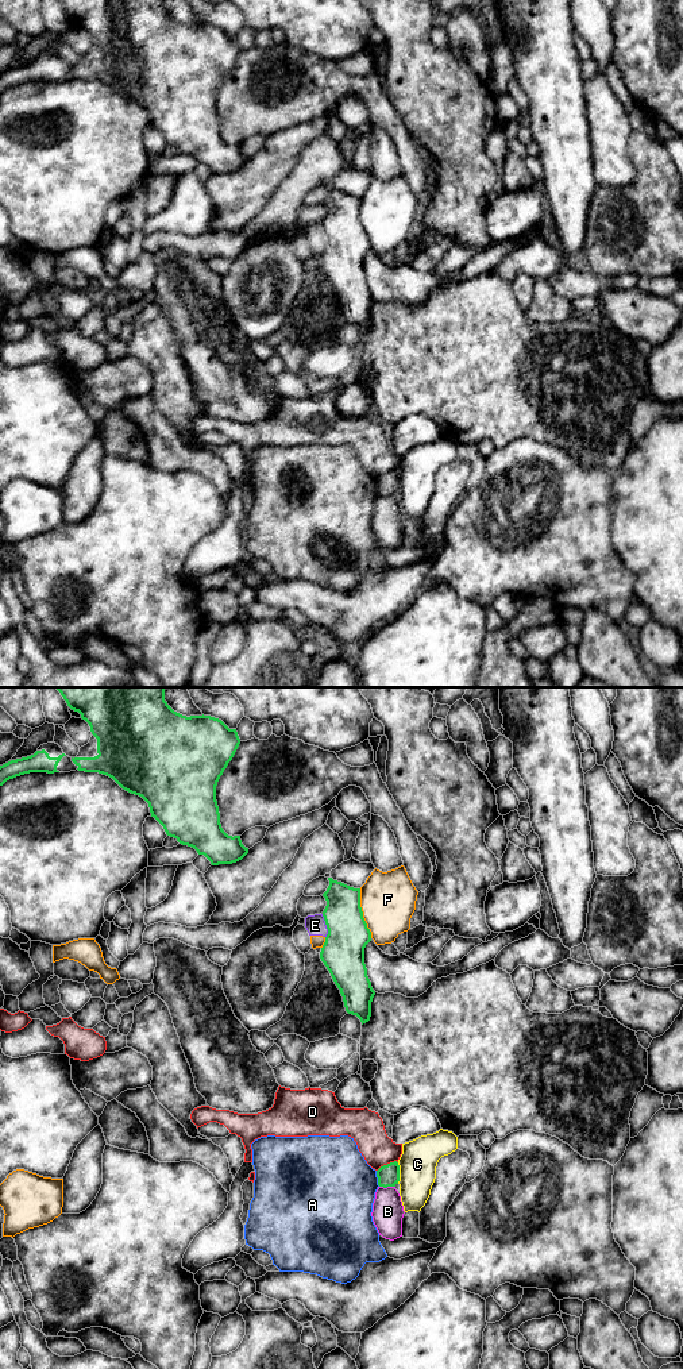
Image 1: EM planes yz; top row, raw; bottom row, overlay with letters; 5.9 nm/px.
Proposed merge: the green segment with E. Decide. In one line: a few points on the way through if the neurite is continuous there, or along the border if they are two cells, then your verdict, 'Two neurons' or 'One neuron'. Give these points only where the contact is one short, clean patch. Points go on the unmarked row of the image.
Path across: yz (343, 261), (343, 251), (327, 235), (315, 234). One neuron

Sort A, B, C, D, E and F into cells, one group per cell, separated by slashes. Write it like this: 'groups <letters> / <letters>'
groups A / B / C / D / E / F

